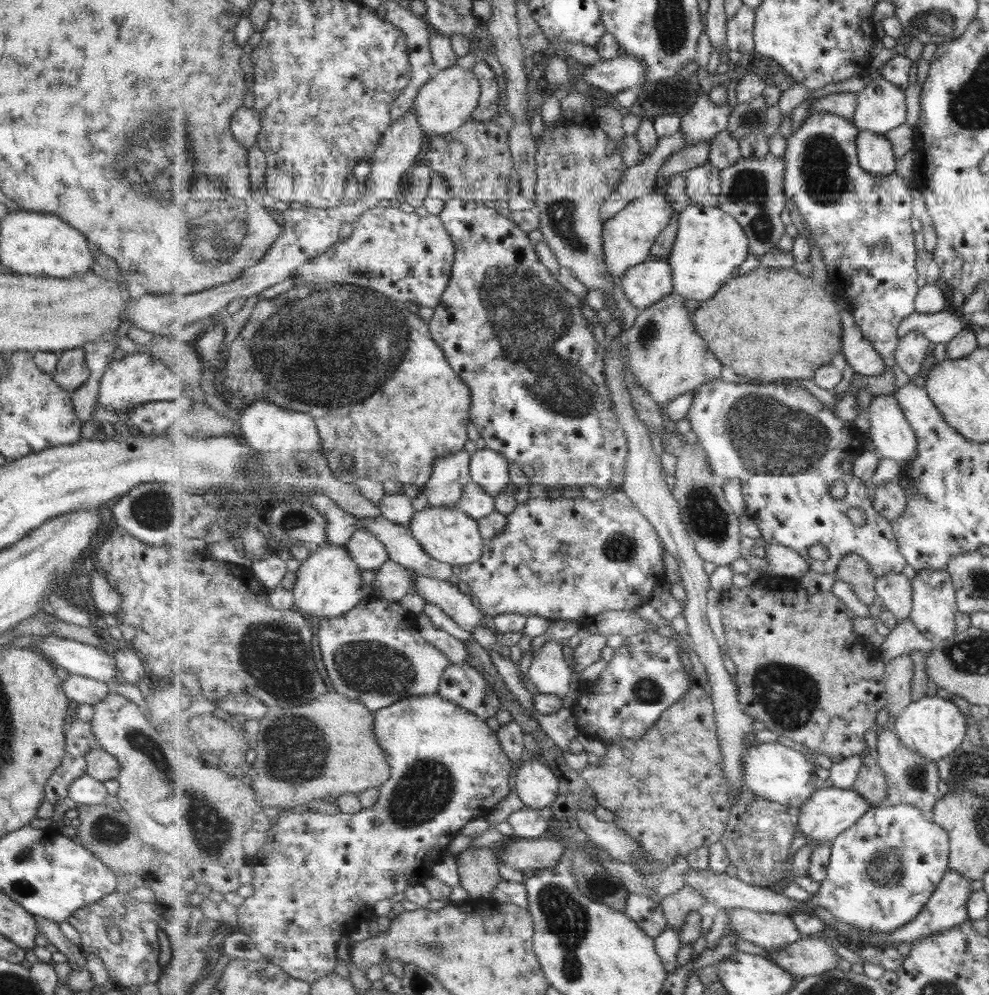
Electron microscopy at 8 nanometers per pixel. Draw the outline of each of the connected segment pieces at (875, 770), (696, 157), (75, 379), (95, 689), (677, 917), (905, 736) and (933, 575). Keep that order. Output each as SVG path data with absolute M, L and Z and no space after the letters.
M866 754L862 759L859 778L855 781L853 789L871 805L879 804L888 799L888 783L883 769L875 755Z
M710 141L687 145L677 154L671 155L660 168L658 182L664 188L674 174L685 173L696 166L703 166L710 162Z
M68 349L61 352L57 360L52 380L65 392L74 392L81 387L88 378L88 369L85 364L83 350Z
M71 674L62 681L62 689L70 701L74 700L79 705L87 703L89 706L101 702L109 692L104 682Z
M685 885L679 892L666 896L660 901L669 926L681 934L686 919L692 912L701 910L708 900L692 886Z
M926 696L921 700L913 701L894 722L894 728L900 739L912 750L920 752L928 760L941 760L953 754L965 737L965 716L961 708L949 699L935 696Z
M936 568L919 570L917 576L912 579L914 591L914 607L910 619L917 628L929 639L935 641L949 639L957 630L955 612L958 611L956 589L949 571L937 570Z

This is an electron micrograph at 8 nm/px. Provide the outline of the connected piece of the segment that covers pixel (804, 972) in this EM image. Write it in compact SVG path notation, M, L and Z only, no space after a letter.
M815 938L801 939L788 944L780 951L767 951L766 957L776 961L781 968L788 969L798 979L819 976L837 968L837 952L829 942Z

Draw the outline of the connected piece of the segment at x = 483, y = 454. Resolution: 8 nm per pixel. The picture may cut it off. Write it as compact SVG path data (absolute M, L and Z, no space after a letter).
M486 447L476 450L471 458L471 480L480 484L491 496L497 496L511 484L509 463L505 456Z

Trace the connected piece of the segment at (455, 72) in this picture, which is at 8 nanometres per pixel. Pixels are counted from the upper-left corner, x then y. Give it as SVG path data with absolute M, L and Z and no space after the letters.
M455 65L439 70L435 77L418 90L418 97L414 100L423 130L428 136L448 135L463 127L472 119L479 106L481 93L480 80L477 80L472 69Z

